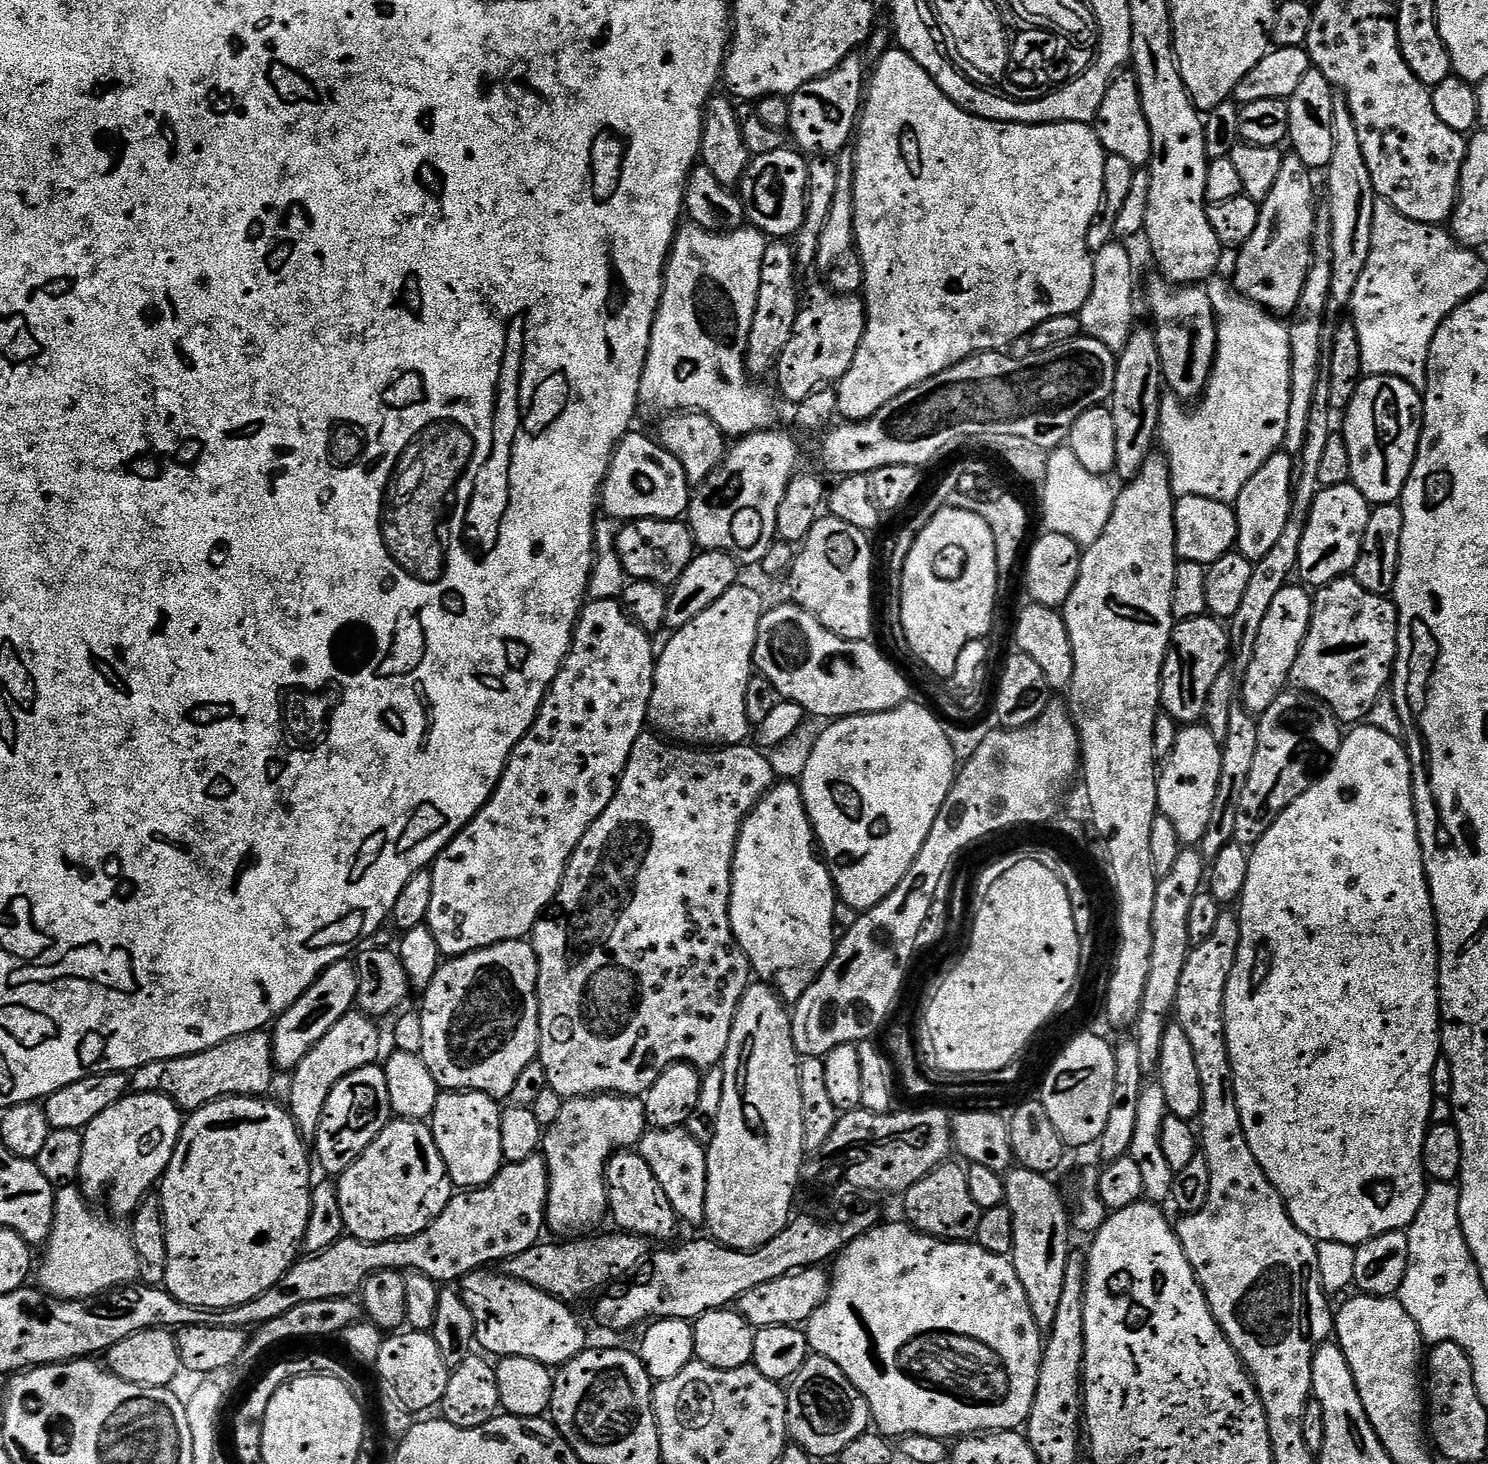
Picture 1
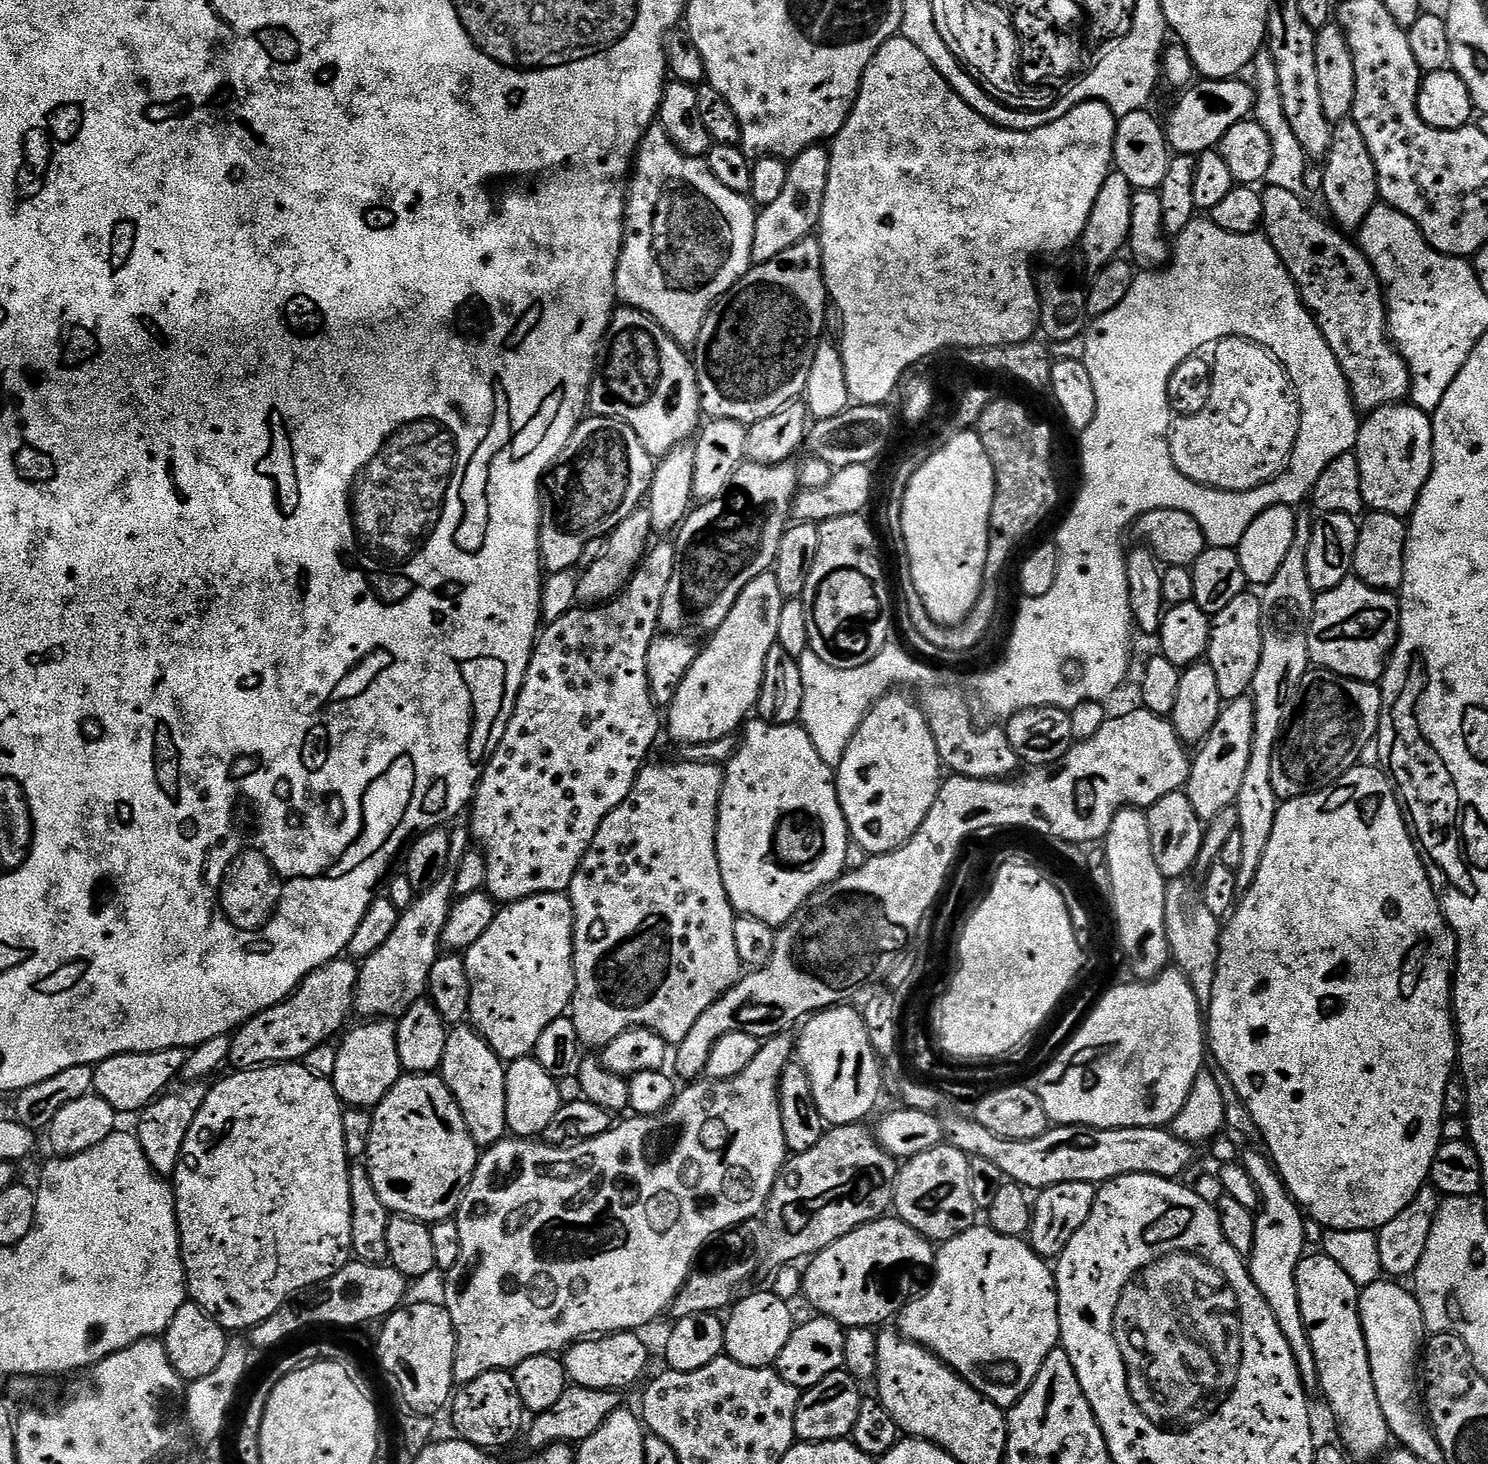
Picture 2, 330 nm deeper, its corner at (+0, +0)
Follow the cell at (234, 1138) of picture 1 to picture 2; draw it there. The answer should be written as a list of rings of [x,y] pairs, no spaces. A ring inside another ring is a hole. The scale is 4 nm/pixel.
[[[303,1063],[270,1064],[263,1068],[236,1070],[225,1080],[214,1083],[208,1089],[208,1097],[202,1102],[202,1110],[198,1110],[198,1118],[194,1118],[194,1126],[190,1126],[190,1134],[186,1134],[186,1142],[182,1146],[180,1161],[174,1177],[176,1194],[176,1221],[180,1227],[180,1253],[184,1263],[184,1273],[188,1279],[188,1295],[191,1303],[211,1314],[225,1330],[245,1328],[251,1330],[257,1324],[266,1322],[270,1314],[274,1314],[284,1304],[289,1303],[300,1292],[320,1284],[326,1278],[338,1274],[353,1259],[350,1242],[350,1178],[348,1169],[350,1158],[346,1154],[346,1138],[342,1130],[342,1118],[345,1105],[338,1098],[331,1079],[320,1076]]]

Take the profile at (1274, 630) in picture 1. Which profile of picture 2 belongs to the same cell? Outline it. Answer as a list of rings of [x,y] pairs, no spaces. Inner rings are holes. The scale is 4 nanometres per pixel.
[[[1251,695],[1239,696],[1236,700],[1229,700],[1220,709],[1220,717],[1218,722],[1214,722],[1214,726],[1210,730],[1210,734],[1205,740],[1199,745],[1198,751],[1200,753],[1195,753],[1194,759],[1192,760],[1192,769],[1188,775],[1188,782],[1186,785],[1186,791],[1188,797],[1190,798],[1190,806],[1194,806],[1194,814],[1198,814],[1198,818],[1201,822],[1209,822],[1215,819],[1216,816],[1222,814],[1224,810],[1228,807],[1235,805],[1236,799],[1238,798],[1238,790],[1242,788],[1242,777],[1246,775],[1246,765],[1250,762],[1250,746],[1254,743],[1254,714],[1256,713],[1256,705],[1252,703]]]

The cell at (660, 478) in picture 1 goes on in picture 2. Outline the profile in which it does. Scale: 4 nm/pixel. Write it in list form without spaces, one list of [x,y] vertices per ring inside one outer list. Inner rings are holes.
[[[599,414],[581,419],[574,434],[570,434],[570,442],[566,442],[562,454],[546,476],[546,491],[540,510],[540,563],[543,571],[551,574],[575,569],[590,542],[607,537],[623,520],[630,518],[635,508],[645,503],[653,471],[654,457],[648,453],[646,446],[642,446],[642,442],[638,442],[638,434],[634,434],[626,422]]]

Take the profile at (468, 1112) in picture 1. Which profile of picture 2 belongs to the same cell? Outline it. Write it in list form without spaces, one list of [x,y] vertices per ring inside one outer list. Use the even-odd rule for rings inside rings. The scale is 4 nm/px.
[[[456,1026],[448,1033],[446,1042],[446,1054],[439,1066],[446,1086],[454,1094],[462,1114],[466,1118],[466,1126],[470,1130],[470,1138],[474,1138],[477,1149],[489,1148],[491,1144],[505,1139],[509,1135],[508,1123],[506,1122],[506,1071],[505,1061],[494,1054],[494,1050],[488,1043],[476,1033],[471,1026]]]

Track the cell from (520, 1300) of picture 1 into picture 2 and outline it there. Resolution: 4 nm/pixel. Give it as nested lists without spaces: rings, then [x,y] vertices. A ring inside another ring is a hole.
[[[610,1332],[591,1337],[587,1340],[577,1340],[563,1353],[564,1369],[568,1372],[569,1381],[577,1388],[593,1388],[594,1390],[625,1390],[631,1384],[636,1384],[644,1376],[648,1368],[648,1348],[644,1345],[643,1335],[636,1332]]]

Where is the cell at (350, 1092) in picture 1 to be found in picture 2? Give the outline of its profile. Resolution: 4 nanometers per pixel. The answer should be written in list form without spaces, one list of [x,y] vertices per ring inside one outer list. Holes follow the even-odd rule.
[[[373,1020],[357,1023],[357,1028],[336,1048],[336,1061],[330,1077],[338,1098],[347,1107],[375,1109],[400,1081],[402,1069],[396,1041],[397,1021]]]

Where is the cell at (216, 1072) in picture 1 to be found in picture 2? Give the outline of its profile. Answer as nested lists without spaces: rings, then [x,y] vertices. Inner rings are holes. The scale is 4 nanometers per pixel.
[[[337,958],[326,966],[314,970],[281,1004],[258,1013],[257,1016],[250,1018],[236,1029],[232,1036],[231,1067],[236,1070],[251,1070],[270,1064],[300,1062],[316,1047],[329,1043],[332,1040],[331,1036],[347,1022],[348,1015],[350,1017],[353,1015],[352,1003],[354,1002],[354,990],[359,973],[359,967],[348,958]]]

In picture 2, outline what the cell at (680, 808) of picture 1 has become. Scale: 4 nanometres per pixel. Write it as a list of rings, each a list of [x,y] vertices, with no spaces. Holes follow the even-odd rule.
[[[688,760],[683,763],[649,763],[640,769],[640,775],[636,777],[628,797],[608,815],[602,822],[602,826],[598,826],[594,834],[594,842],[590,842],[588,852],[582,858],[572,879],[572,885],[566,893],[568,899],[572,901],[574,910],[572,957],[576,971],[576,989],[572,995],[570,1015],[574,1022],[574,1030],[578,1030],[578,1038],[585,1049],[603,1050],[607,1044],[614,1042],[614,1038],[618,1038],[618,1034],[629,1032],[632,1028],[648,1028],[651,1032],[659,1034],[665,1044],[678,1045],[682,1042],[682,1038],[686,1038],[686,1034],[690,1034],[694,1022],[698,1022],[698,1018],[702,1018],[702,1014],[706,1014],[706,1010],[714,1006],[714,1002],[722,993],[733,988],[742,975],[738,946],[734,943],[734,922],[737,913],[722,882],[722,870],[718,866],[716,849],[716,827],[720,795],[724,785],[724,768],[719,763],[702,760]]]

